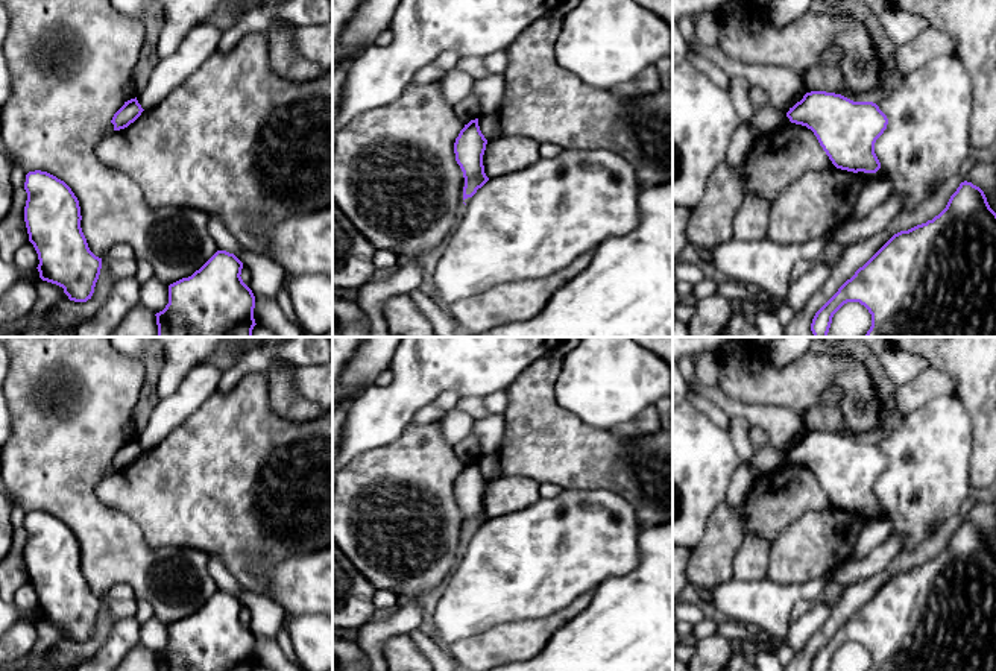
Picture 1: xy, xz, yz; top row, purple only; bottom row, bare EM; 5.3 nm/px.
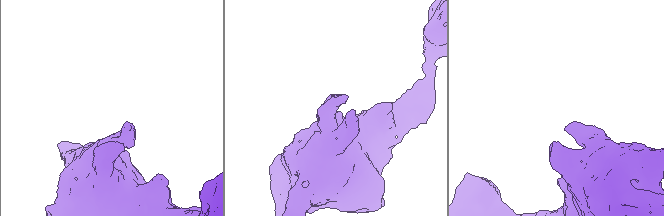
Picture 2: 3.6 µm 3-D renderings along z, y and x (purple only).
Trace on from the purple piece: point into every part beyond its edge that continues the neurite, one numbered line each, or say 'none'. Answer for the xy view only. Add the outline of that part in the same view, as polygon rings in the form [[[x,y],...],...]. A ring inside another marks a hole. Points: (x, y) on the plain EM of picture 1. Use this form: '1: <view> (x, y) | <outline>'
none

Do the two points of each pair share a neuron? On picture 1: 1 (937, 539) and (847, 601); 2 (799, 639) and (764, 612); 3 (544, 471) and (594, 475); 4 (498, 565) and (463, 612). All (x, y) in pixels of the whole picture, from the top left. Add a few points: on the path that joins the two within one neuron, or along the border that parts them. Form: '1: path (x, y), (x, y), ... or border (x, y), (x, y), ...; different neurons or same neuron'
1: path (914, 556), (896, 565), (870, 586); same neuron
2: border (793, 621), (787, 642); different neurons
3: path (556, 471), (582, 471); same neuron
4: path (497, 577), (474, 600); same neuron

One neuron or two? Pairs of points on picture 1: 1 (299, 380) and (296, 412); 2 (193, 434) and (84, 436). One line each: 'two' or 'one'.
1: two
2: two

